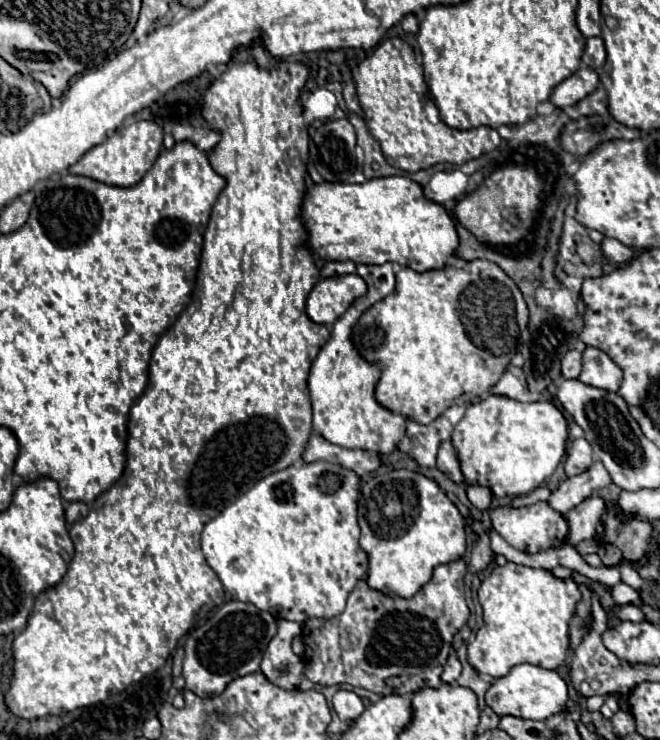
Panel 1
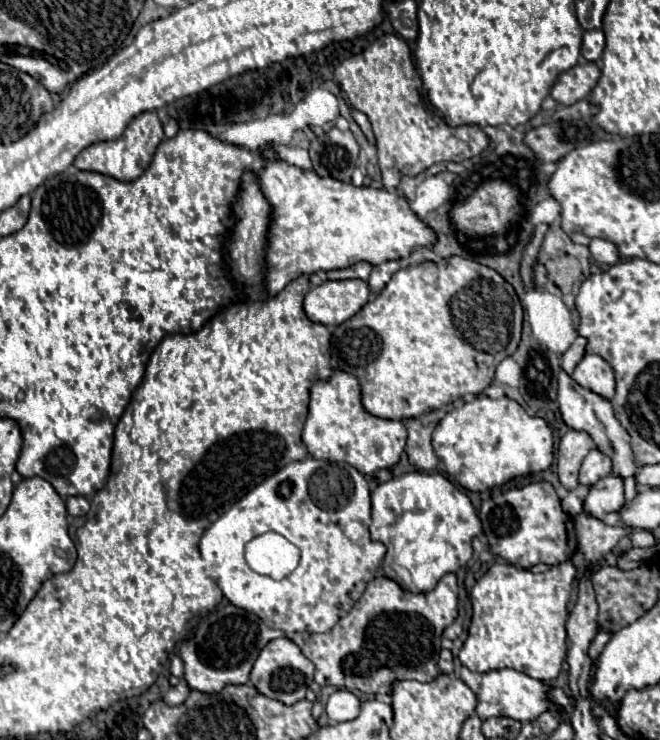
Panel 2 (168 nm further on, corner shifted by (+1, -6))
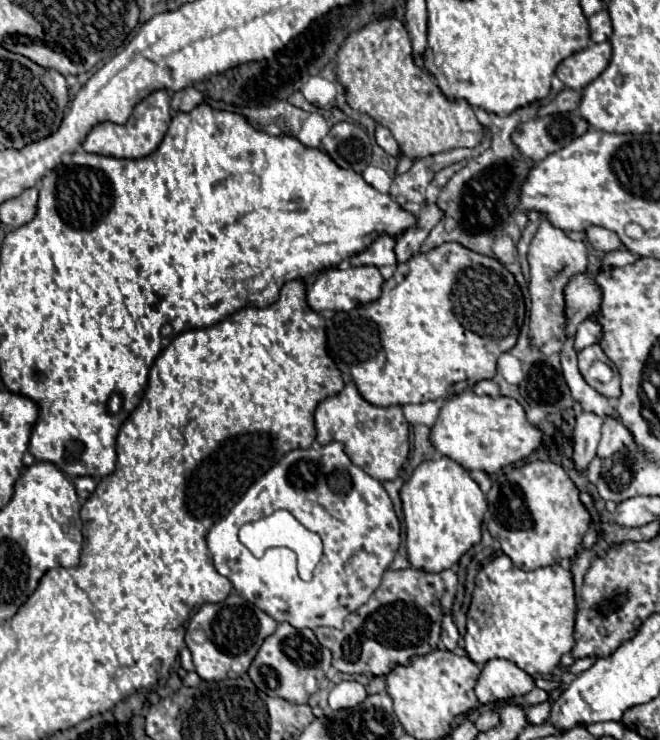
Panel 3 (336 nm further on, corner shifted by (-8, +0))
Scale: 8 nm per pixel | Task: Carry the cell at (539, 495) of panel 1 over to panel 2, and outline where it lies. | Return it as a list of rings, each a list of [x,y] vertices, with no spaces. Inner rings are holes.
[[[578,486],[576,490],[568,490],[568,494],[564,498],[560,498],[562,510],[566,514],[570,514],[572,518],[576,518],[582,512],[582,500],[586,498],[586,492],[588,492],[588,488],[582,488],[582,486]]]

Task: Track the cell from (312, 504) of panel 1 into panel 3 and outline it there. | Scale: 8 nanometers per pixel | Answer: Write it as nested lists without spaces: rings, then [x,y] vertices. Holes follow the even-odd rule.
[[[331,442],[325,446],[313,444],[307,450],[299,448],[287,452],[271,470],[267,470],[245,492],[245,496],[225,518],[221,518],[217,524],[211,526],[207,534],[207,544],[213,554],[217,572],[229,578],[235,590],[245,600],[255,604],[259,610],[263,610],[277,622],[287,622],[293,628],[311,628],[311,630],[319,626],[343,628],[345,616],[363,606],[369,600],[369,596],[379,588],[381,576],[393,562],[393,556],[401,544],[401,526],[383,484],[371,478],[359,466],[355,466],[351,458],[345,454],[341,442]],[[281,508],[289,510],[301,524],[305,524],[309,530],[319,532],[323,538],[325,552],[311,582],[303,582],[299,578],[297,556],[289,548],[271,548],[261,558],[255,558],[237,538],[237,532],[243,524],[259,520]]]

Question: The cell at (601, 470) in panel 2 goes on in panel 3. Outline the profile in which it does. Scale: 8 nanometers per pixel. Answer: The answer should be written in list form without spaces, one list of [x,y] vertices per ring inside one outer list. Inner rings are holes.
[[[607,416],[605,424],[603,424],[603,436],[597,448],[597,456],[601,458],[609,458],[611,454],[615,454],[617,450],[621,450],[625,444],[623,442],[631,442],[633,436],[629,432],[629,428],[617,418],[617,416]]]

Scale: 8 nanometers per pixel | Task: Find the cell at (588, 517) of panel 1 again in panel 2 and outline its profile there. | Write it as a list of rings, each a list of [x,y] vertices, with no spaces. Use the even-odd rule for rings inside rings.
[[[606,476],[606,480],[600,480],[594,488],[590,488],[590,494],[584,500],[584,514],[602,520],[608,512],[618,512],[624,506],[624,486],[618,476]]]

